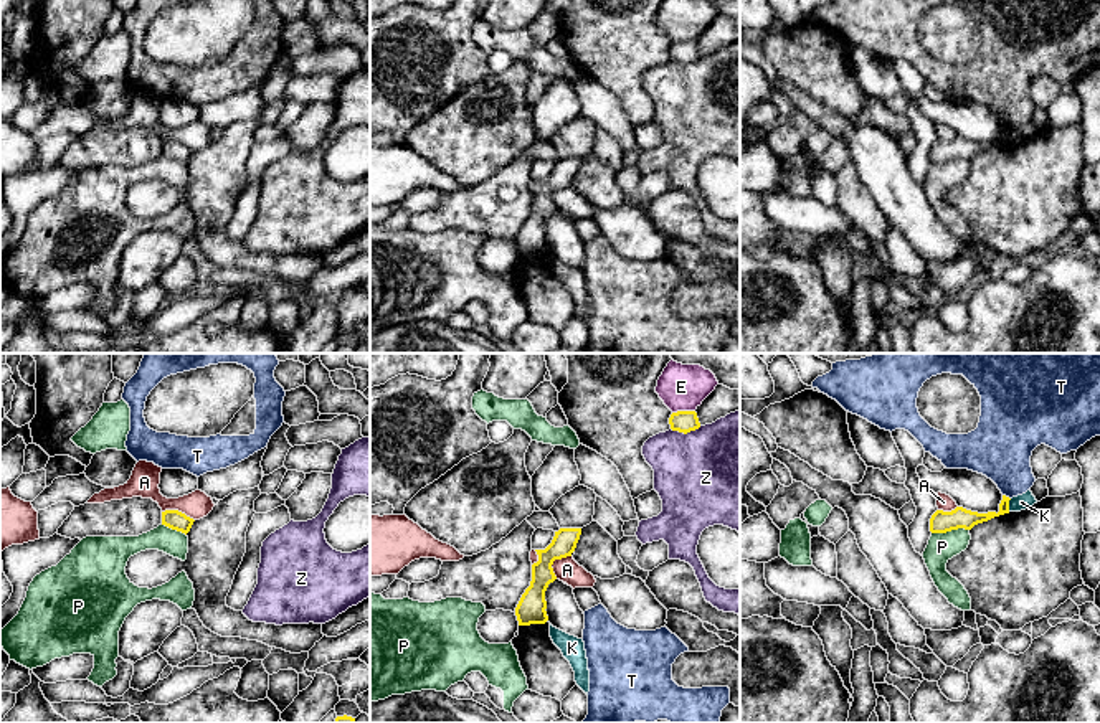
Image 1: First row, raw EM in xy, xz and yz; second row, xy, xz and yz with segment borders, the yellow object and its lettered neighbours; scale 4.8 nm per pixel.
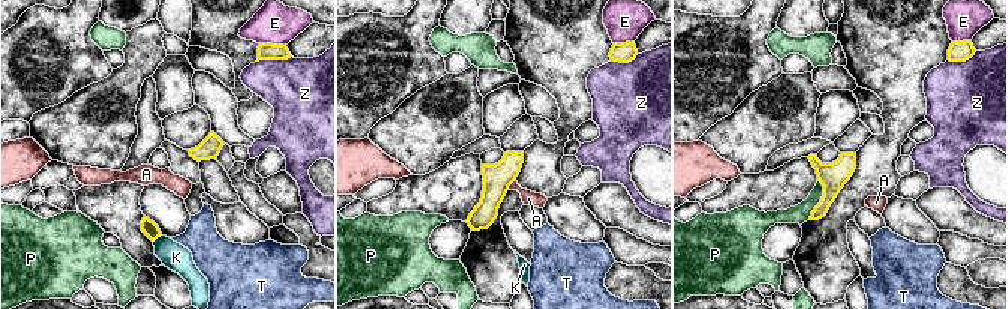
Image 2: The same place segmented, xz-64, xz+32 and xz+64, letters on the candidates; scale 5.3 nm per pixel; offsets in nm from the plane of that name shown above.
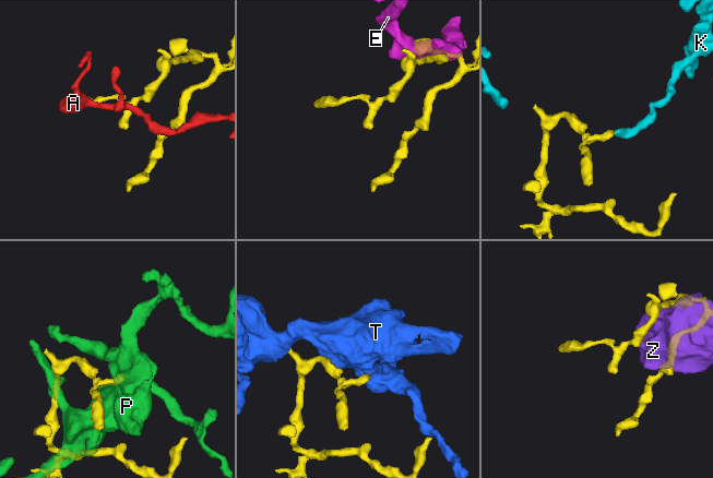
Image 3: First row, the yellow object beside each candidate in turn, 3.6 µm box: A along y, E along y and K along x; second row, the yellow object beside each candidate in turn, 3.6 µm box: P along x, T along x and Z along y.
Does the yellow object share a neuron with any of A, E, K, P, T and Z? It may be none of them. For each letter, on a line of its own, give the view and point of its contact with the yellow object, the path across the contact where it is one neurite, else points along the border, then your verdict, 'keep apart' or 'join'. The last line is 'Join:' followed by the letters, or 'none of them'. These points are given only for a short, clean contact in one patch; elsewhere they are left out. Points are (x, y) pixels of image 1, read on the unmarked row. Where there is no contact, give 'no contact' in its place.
A: xz (554, 190) | along xz (570, 185), (554, 192), (552, 202), (555, 208) | keep apart
E: xz (682, 42) | keep apart
K: yz (1008, 136) | along yz (1011, 129), (1008, 141) | keep apart
P: yz (950, 160) | keep apart
T: yz (1005, 126) | keep apart
Z: xz (686, 63) | keep apart
Join: none of them

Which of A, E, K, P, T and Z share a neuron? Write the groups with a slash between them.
A / E / K / P / T / Z

